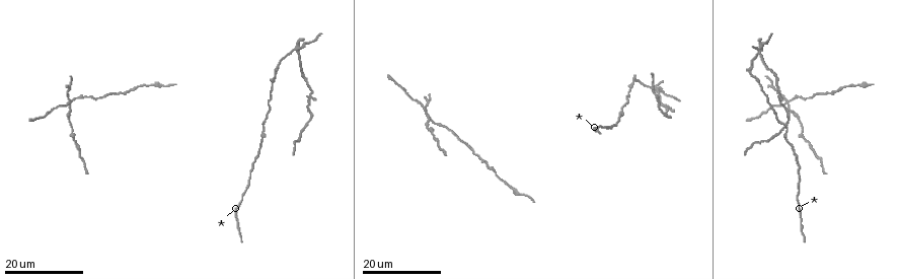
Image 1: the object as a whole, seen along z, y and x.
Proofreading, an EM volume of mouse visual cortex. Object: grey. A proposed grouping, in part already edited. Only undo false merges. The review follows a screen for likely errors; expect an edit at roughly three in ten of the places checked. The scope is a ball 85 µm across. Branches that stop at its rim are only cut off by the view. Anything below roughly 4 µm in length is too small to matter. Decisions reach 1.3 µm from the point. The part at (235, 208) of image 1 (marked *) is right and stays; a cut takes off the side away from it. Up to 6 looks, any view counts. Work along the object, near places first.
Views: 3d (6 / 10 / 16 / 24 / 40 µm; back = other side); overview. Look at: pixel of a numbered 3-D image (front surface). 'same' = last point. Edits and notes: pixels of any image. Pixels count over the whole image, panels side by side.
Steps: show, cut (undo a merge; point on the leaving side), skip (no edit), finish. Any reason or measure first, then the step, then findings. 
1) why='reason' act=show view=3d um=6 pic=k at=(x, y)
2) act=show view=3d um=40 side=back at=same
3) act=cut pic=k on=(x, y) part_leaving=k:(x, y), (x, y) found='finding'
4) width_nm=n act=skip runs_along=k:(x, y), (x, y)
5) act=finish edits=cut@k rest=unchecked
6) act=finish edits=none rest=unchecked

why='four arms meet' act=show view=3d um=24 pic=1 at=(787, 103)

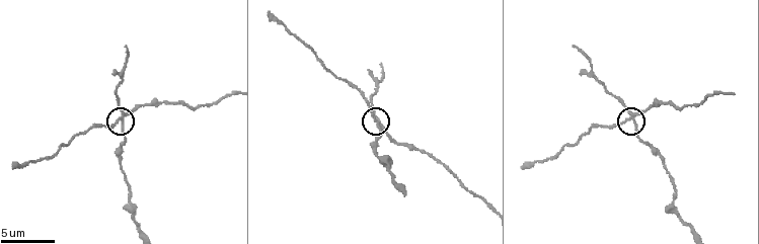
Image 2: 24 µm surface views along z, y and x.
act=show view=3d um=10 pic=2 at=(635, 120)

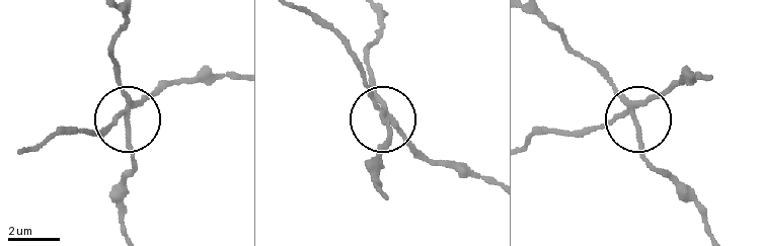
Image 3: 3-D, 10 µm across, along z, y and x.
width_nm=160 act=cut pic=3 on=(109, 128) found='two neurons meet here'

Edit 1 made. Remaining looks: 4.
act=show view=overview

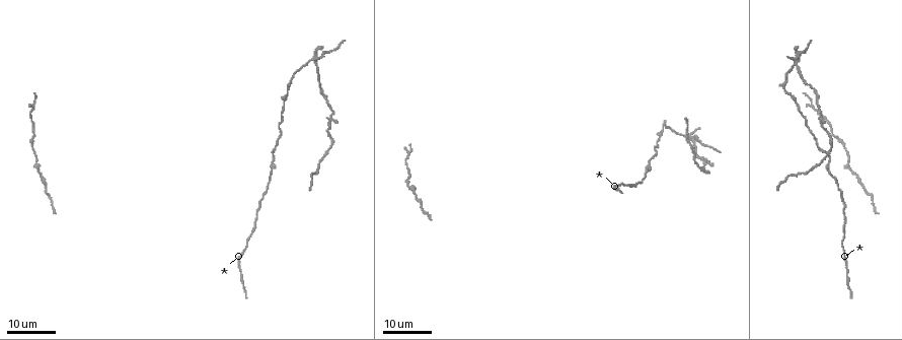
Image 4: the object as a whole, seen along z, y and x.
why='looks like a crossing' act=show view=3d um=16 pic=4 at=(797, 62)

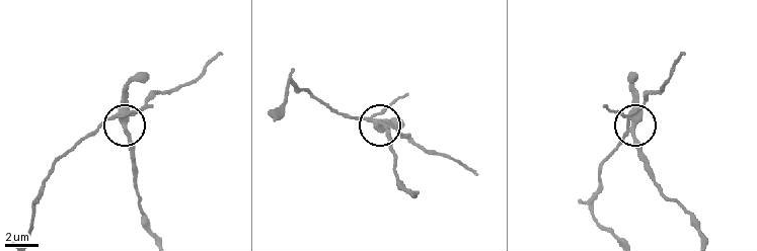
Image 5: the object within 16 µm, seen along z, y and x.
act=show view=3d um=10 pic=5 at=(379, 123)

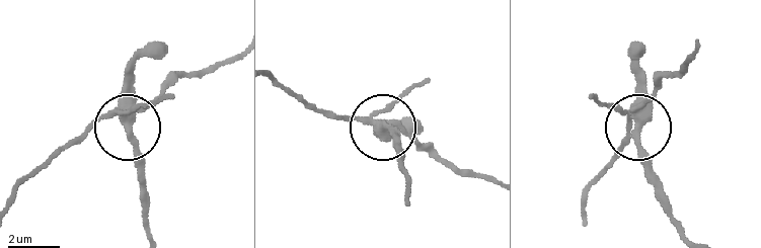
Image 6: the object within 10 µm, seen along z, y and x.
arms=5 act=cut pic=6 on=(125, 72) found='a second neuron is stuck on'

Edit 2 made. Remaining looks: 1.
act=finish edits=cut@3,cut@6 rest=unchecked

